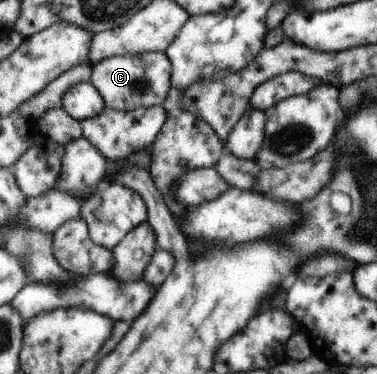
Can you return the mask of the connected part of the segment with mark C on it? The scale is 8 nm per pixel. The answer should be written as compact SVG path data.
M164 52L105 57L90 64L89 80L104 99L104 106L118 111L162 105L171 89L171 61Z

